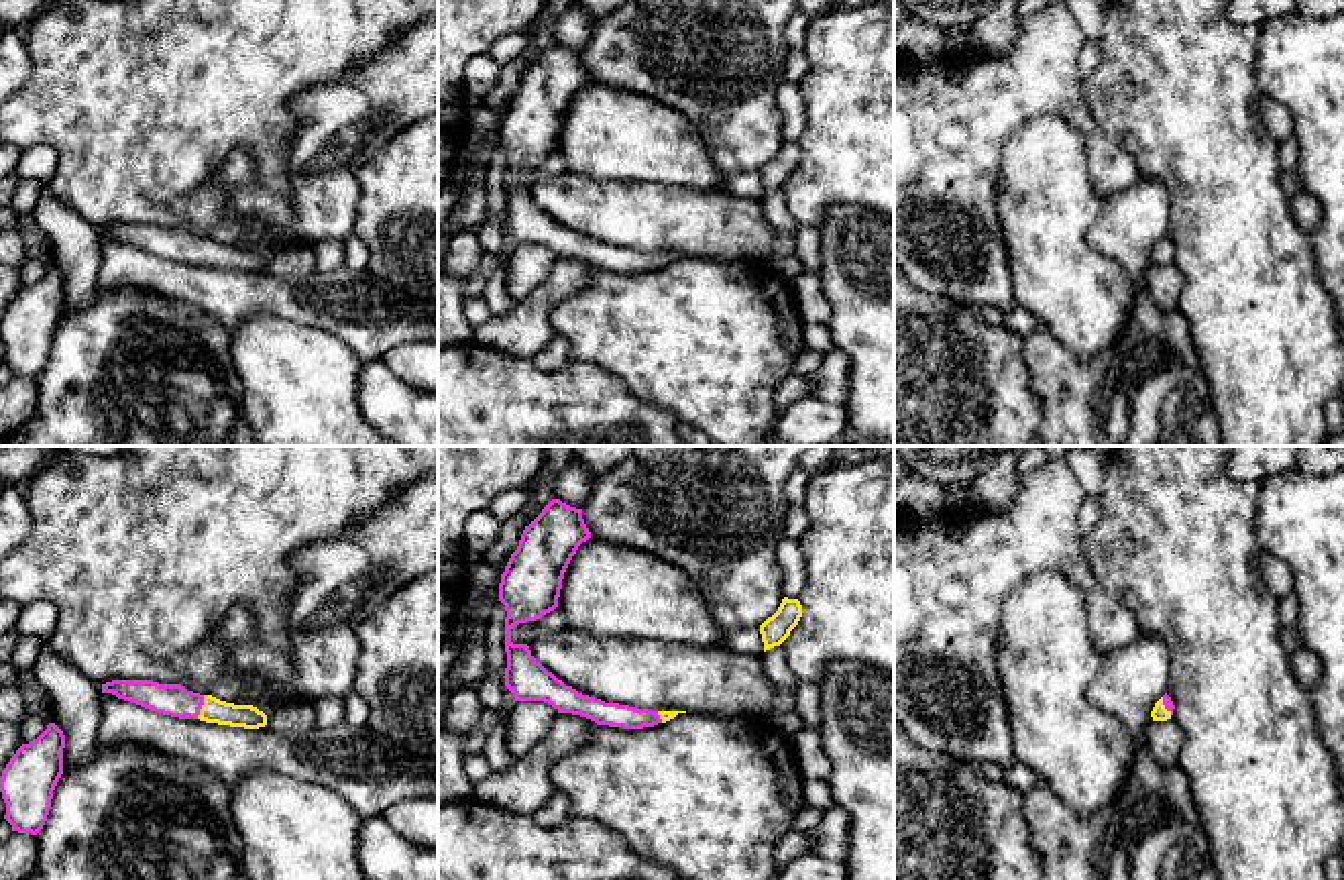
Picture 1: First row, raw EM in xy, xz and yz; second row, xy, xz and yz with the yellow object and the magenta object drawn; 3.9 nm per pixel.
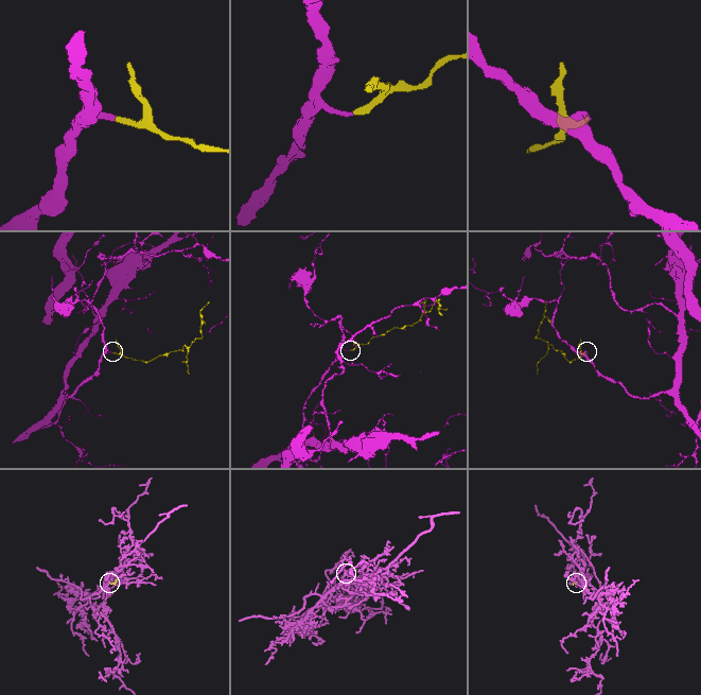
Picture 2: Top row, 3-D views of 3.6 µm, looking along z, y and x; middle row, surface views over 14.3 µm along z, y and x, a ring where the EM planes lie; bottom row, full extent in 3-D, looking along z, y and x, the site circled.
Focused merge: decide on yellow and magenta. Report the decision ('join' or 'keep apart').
join

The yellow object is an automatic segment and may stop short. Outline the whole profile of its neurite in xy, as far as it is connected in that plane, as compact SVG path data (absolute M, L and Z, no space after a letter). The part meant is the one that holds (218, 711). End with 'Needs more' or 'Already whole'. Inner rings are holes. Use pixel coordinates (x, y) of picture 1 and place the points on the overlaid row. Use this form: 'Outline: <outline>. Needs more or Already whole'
Outline: M112 680L102 684L102 693L136 703L155 713L200 719L206 723L259 729L267 725L267 715L253 705L234 705L212 695L187 691L181 684L159 684L153 680Z. Needs more

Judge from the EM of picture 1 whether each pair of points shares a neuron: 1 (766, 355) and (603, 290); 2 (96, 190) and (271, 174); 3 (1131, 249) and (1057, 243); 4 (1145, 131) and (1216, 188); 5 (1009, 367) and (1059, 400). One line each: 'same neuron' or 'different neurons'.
1: same neuron
2: same neuron
3: different neurons
4: same neuron
5: different neurons

